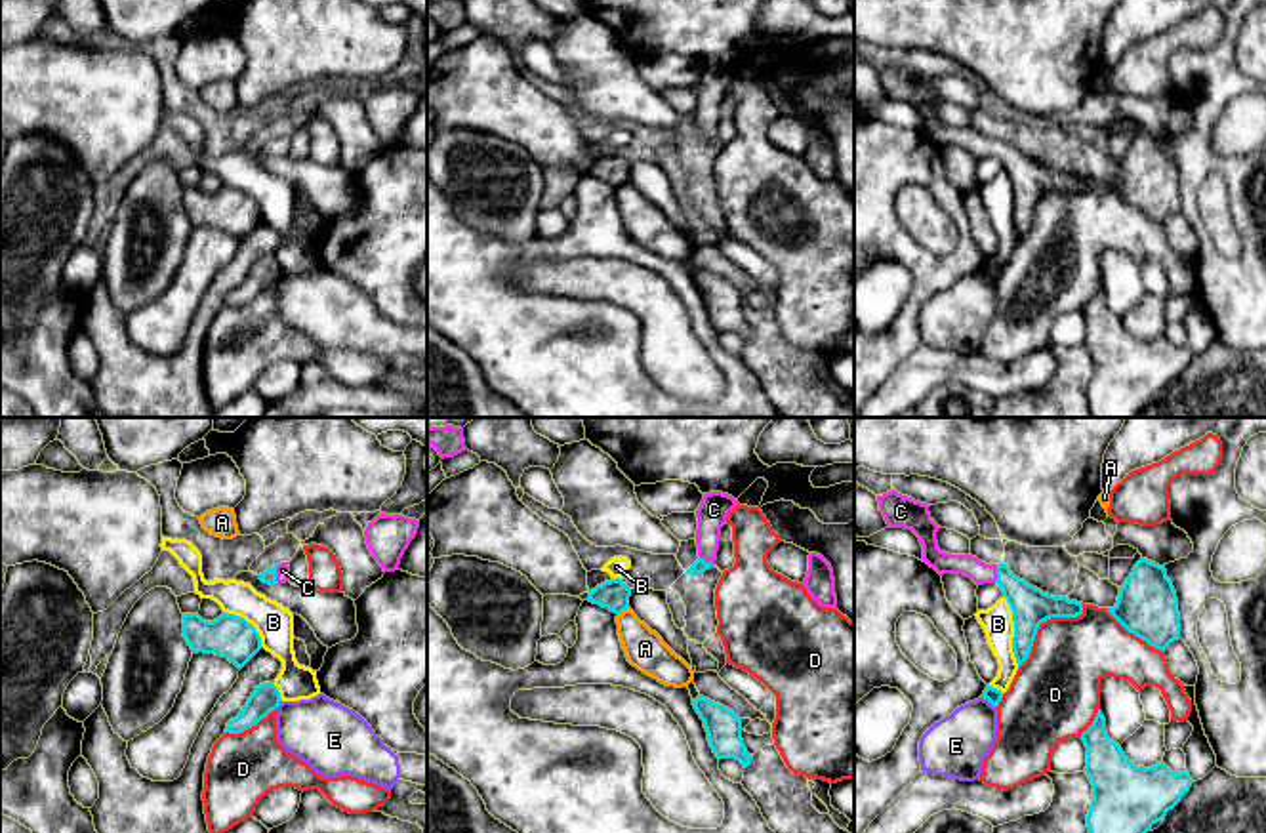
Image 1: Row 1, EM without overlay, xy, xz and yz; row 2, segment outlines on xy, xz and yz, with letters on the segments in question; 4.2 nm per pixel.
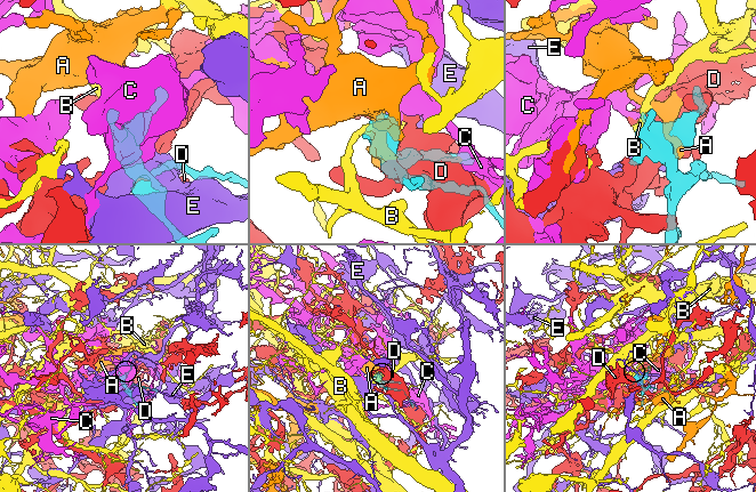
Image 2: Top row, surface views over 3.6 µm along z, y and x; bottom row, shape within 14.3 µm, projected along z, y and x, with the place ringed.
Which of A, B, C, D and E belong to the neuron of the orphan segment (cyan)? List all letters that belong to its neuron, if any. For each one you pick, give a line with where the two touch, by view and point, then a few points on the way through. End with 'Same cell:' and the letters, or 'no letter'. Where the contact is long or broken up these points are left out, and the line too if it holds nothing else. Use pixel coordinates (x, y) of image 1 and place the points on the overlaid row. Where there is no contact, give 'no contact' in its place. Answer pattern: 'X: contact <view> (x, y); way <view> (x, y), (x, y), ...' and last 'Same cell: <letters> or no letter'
C: contact yz (998, 574); way yz (1030, 607), (998, 574), (944, 563)
Same cell: C

